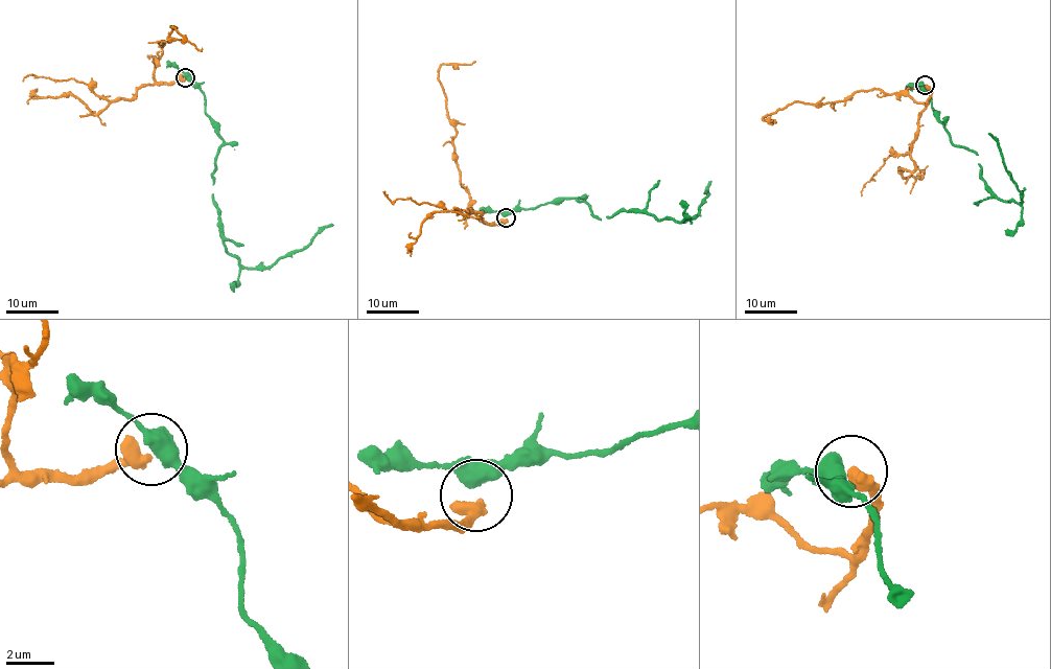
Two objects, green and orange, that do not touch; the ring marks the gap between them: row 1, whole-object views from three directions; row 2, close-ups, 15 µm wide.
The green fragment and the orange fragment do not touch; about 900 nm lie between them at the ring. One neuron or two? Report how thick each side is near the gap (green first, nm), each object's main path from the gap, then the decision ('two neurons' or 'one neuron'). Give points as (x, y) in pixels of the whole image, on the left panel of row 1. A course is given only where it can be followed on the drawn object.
700/400 nm | green via (186, 76), (203, 92), (205, 113), (222, 140), (211, 175), (227, 252), (247, 268), (265, 268), (332, 224) | orange via (184, 78), (156, 83), (154, 75), (163, 43), (171, 40), (170, 32), (177, 27), (171, 27), (202, 48) | two neurons

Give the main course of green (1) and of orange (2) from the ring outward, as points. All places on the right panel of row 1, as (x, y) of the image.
1: (924, 85), (951, 142), (978, 155), (985, 189), (1008, 202), (1023, 201), (988, 132)
2: (927, 86), (926, 104), (906, 95), (861, 89), (843, 100), (796, 100), (763, 118), (774, 119)

